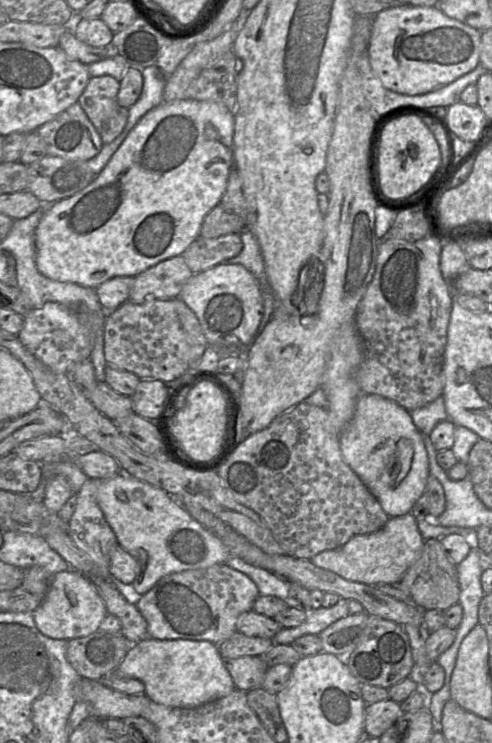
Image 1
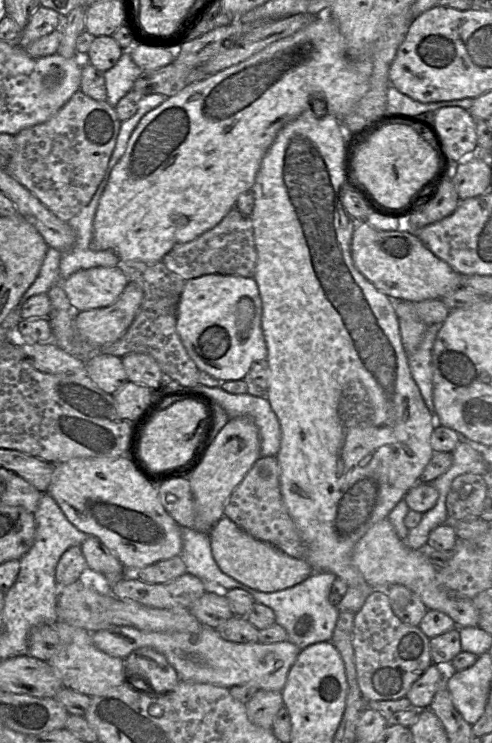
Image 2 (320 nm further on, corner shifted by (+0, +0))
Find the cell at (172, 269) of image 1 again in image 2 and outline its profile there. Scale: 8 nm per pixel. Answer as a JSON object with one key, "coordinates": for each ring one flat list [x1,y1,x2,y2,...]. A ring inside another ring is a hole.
{"coordinates":[[128,281,124,291,111,305,76,312,75,323,83,337,97,345,120,339,132,324,143,301,141,287]]}

